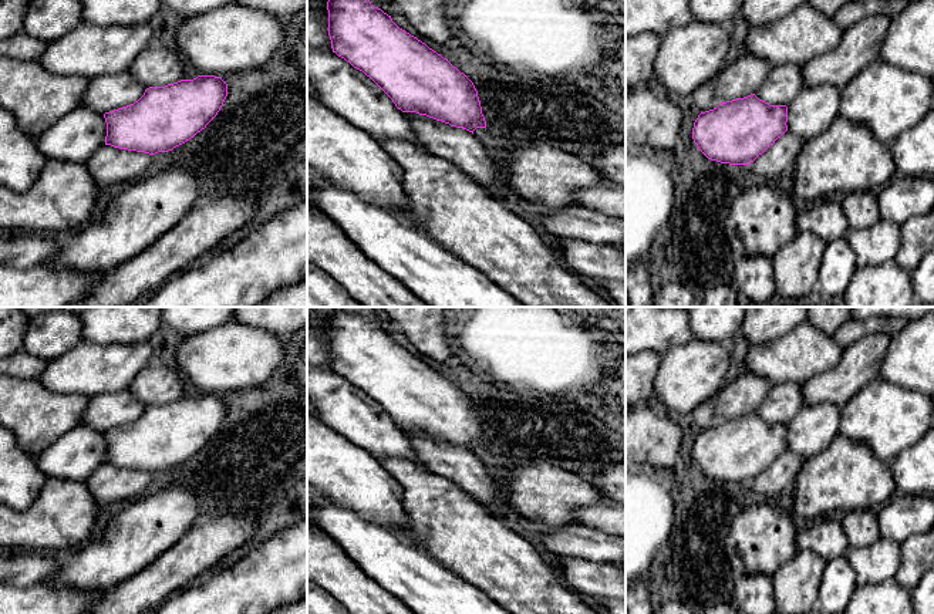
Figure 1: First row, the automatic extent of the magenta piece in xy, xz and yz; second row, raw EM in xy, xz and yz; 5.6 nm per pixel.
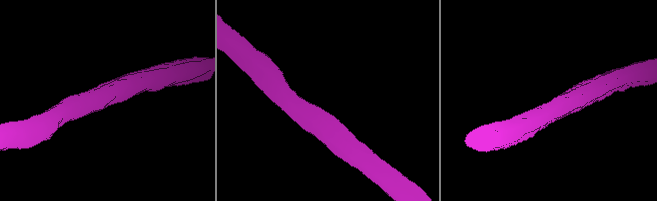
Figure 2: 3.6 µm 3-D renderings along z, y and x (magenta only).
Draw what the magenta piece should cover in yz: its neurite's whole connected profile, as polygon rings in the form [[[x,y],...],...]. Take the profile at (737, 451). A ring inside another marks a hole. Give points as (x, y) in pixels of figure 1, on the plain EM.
[[[751,412],[701,431],[692,458],[711,479],[749,483],[788,449],[786,441],[786,424],[769,424]]]

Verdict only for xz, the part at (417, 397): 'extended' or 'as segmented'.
as segmented

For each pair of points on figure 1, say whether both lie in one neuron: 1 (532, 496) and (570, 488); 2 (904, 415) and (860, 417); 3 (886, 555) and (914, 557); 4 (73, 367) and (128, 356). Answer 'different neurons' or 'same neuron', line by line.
1: same neuron
2: same neuron
3: different neurons
4: same neuron

